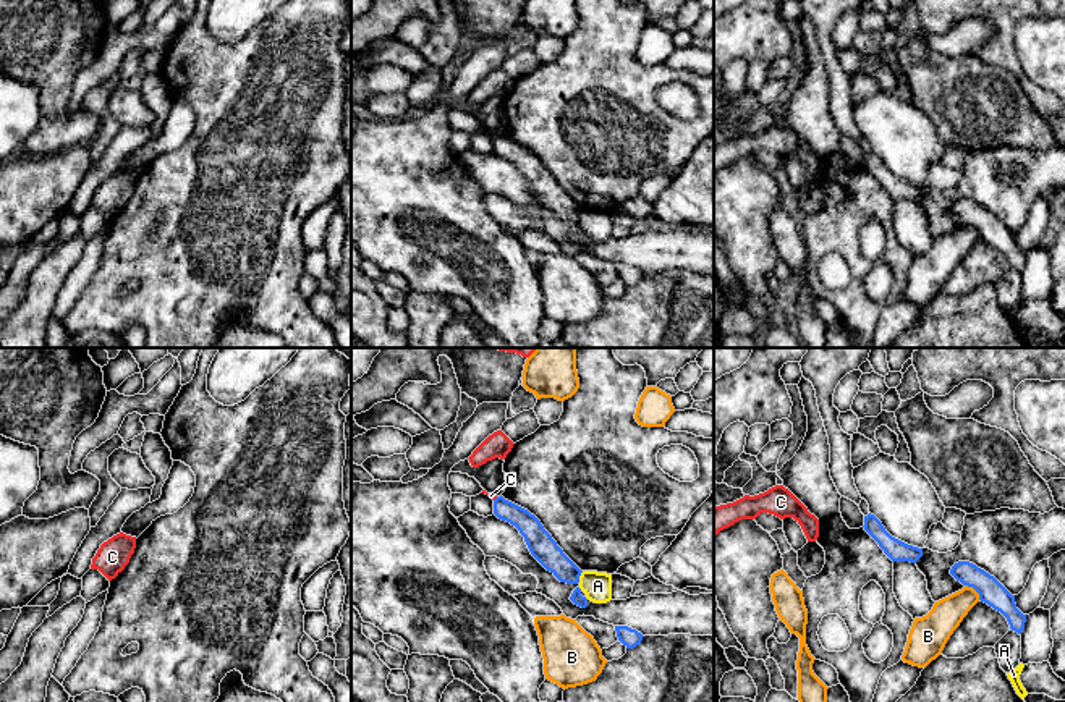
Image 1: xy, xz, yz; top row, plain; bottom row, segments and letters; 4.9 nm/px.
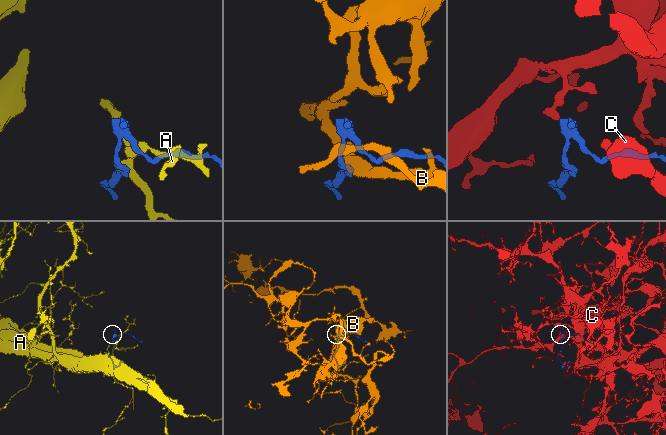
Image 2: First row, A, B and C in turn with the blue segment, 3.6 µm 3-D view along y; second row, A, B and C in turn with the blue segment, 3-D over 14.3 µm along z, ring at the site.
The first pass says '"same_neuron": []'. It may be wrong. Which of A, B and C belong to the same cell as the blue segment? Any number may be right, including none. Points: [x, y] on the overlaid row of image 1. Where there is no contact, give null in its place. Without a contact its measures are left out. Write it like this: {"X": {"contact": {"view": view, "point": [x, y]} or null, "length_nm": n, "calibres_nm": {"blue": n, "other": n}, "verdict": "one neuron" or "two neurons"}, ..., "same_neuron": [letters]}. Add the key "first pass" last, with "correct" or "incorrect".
{"A": {"contact": {"view": "xz", "point": [580, 575]}, "length_nm": 60, "calibres_nm": {"blue": 140, "other": 140}, "verdict": "two neurons"}, "B": {"contact": {"view": "yz", "point": [975, 589]}, "length_nm": 110, "calibres_nm": {"blue": 120, "other": 160}, "verdict": "two neurons"}, "C": {"contact": {"view": "xz", "point": [496, 499]}, "length_nm": 30, "calibres_nm": {"blue": 110, "other": 20}, "verdict": "one neuron"}, "same_neuron": ["C"], "first pass": "incorrect"}

